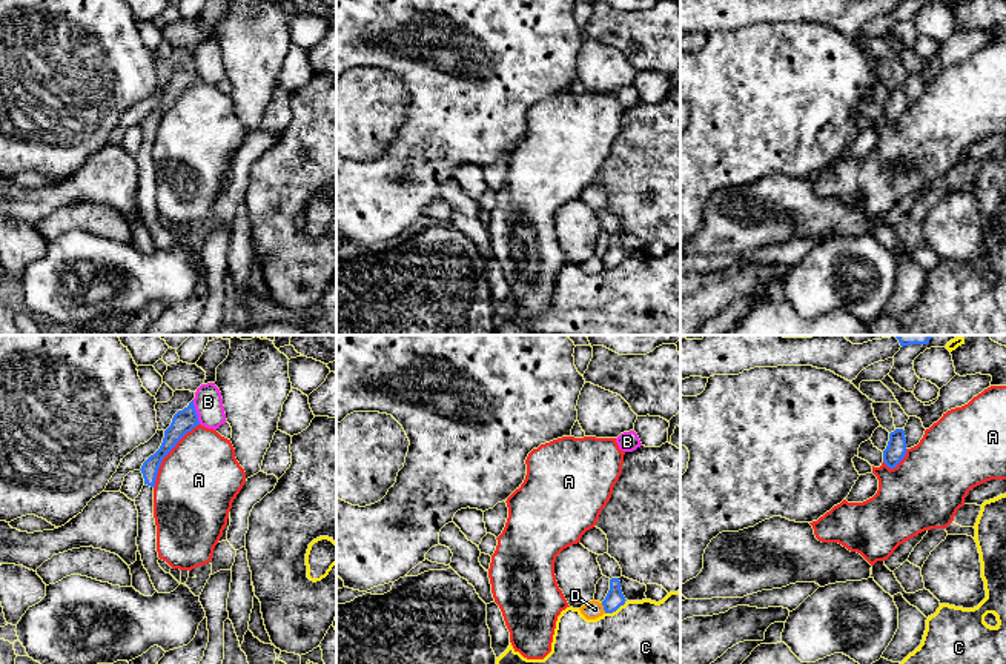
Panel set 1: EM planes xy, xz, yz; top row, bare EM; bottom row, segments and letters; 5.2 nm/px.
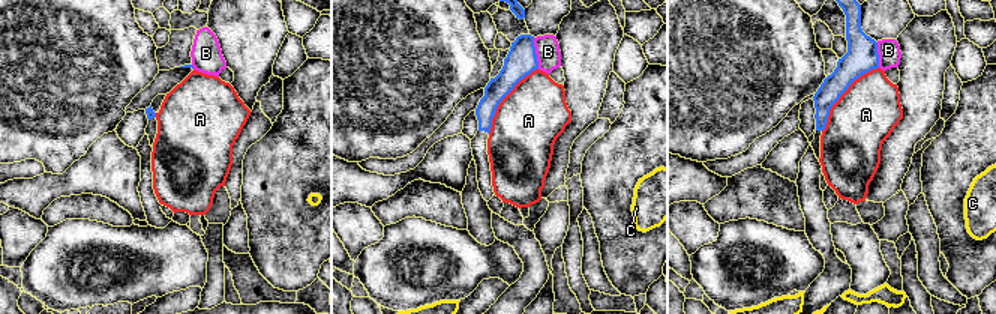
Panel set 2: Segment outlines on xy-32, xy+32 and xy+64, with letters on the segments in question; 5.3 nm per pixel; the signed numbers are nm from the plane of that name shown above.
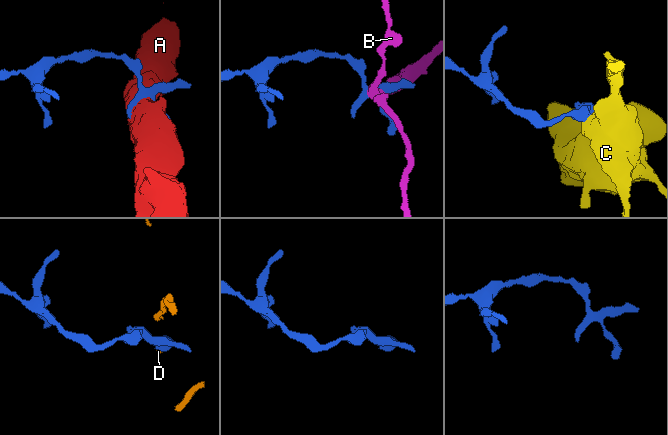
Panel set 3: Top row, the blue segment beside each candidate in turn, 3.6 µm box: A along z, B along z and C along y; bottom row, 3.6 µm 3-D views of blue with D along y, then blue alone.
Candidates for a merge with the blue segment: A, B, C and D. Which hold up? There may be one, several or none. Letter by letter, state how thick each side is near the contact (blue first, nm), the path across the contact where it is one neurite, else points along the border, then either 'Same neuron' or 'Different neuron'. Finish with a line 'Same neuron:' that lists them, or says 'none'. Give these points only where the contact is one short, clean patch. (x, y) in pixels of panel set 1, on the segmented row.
A: Thickness 120 nm (blue) against 420 nm. Different neuron
B: Thickness 120 nm (blue) against 150 nm. Different neuron
C: Thickness 100 nm (blue) against 340 nm. Different neuron
D: Thickness 100 nm (blue) against 90 nm. Boundary: xz (601, 603), (605, 612). Different neuron
Same neuron: none

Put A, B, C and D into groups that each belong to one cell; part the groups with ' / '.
A D / B / C

